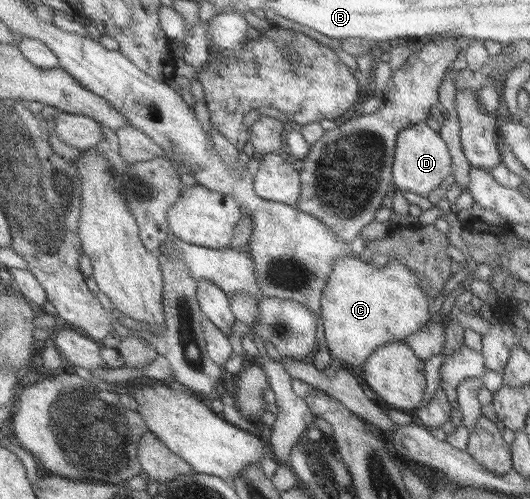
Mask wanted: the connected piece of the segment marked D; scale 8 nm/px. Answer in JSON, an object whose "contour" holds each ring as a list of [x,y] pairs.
{"contour":[[[426,122],[405,128],[397,138],[397,150],[393,164],[395,191],[405,190],[427,197],[432,190],[436,190],[444,182],[448,174],[453,174],[452,165],[454,165],[452,154],[439,131],[432,130],[430,124]]]}

